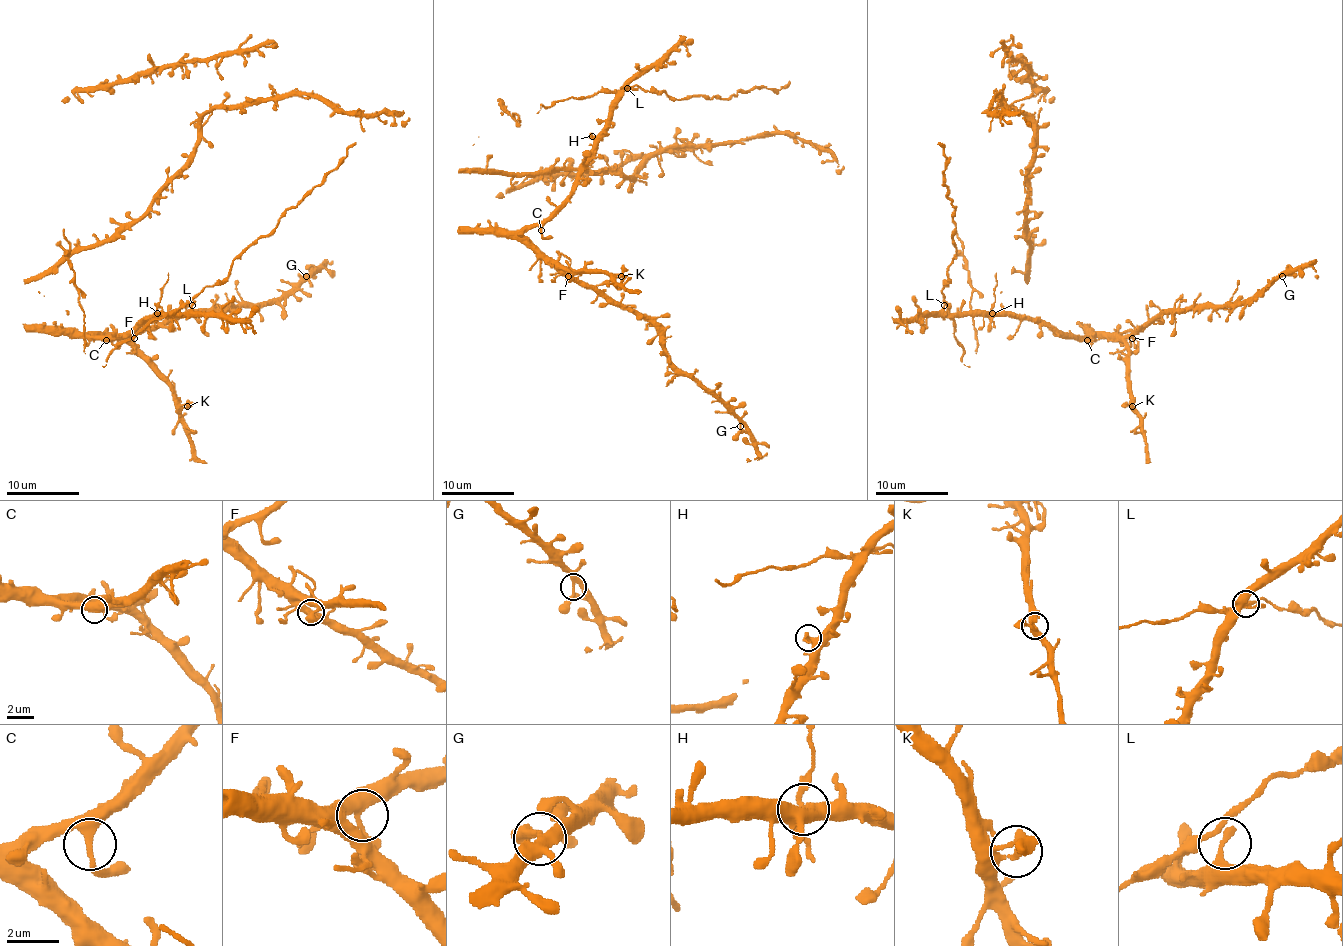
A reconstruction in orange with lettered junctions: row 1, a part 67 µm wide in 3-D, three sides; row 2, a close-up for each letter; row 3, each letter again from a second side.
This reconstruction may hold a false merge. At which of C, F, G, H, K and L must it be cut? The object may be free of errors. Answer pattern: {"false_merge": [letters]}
{"false_merge": ["H"]}

